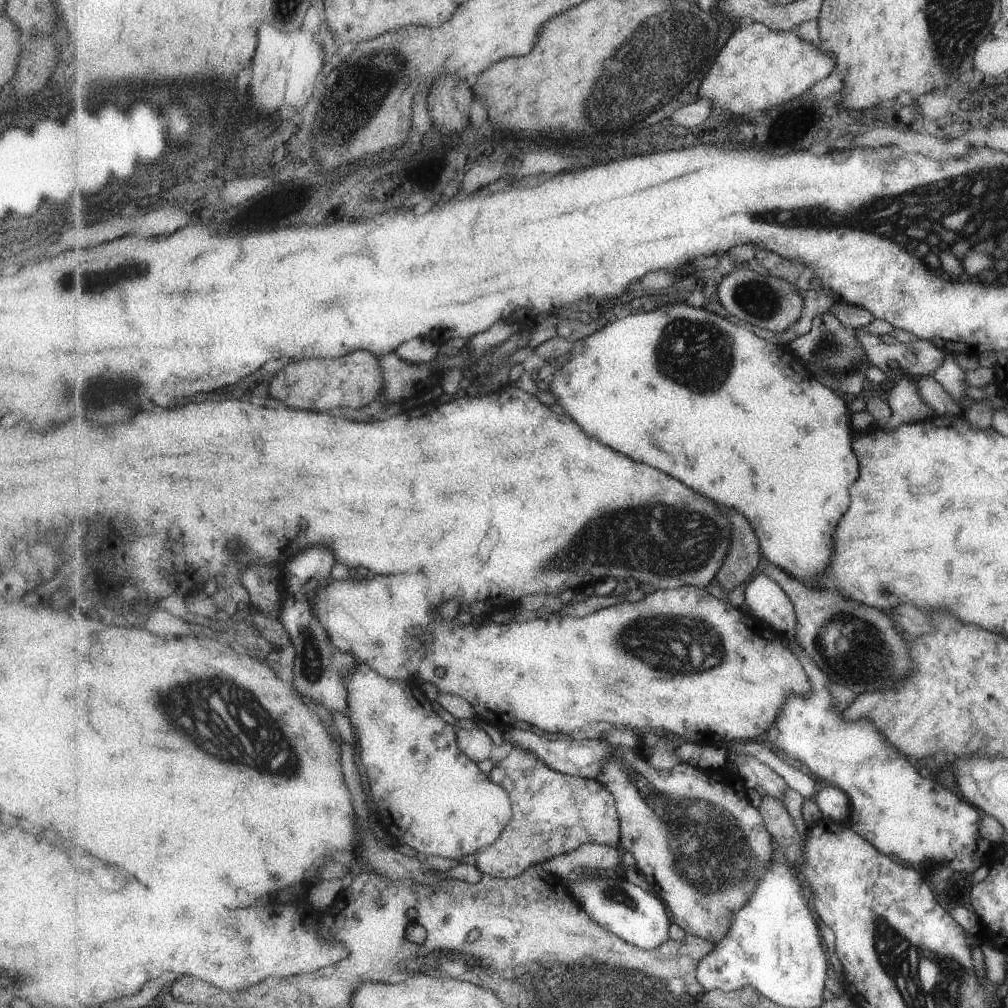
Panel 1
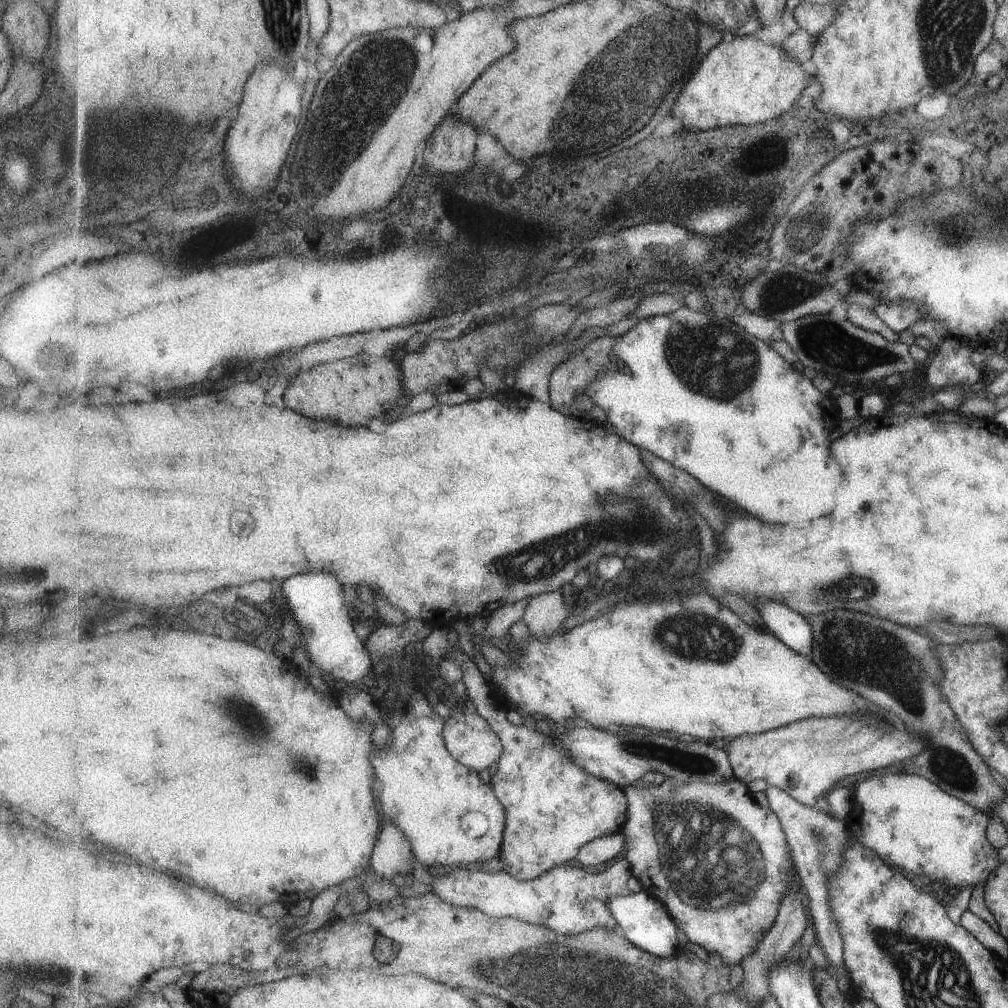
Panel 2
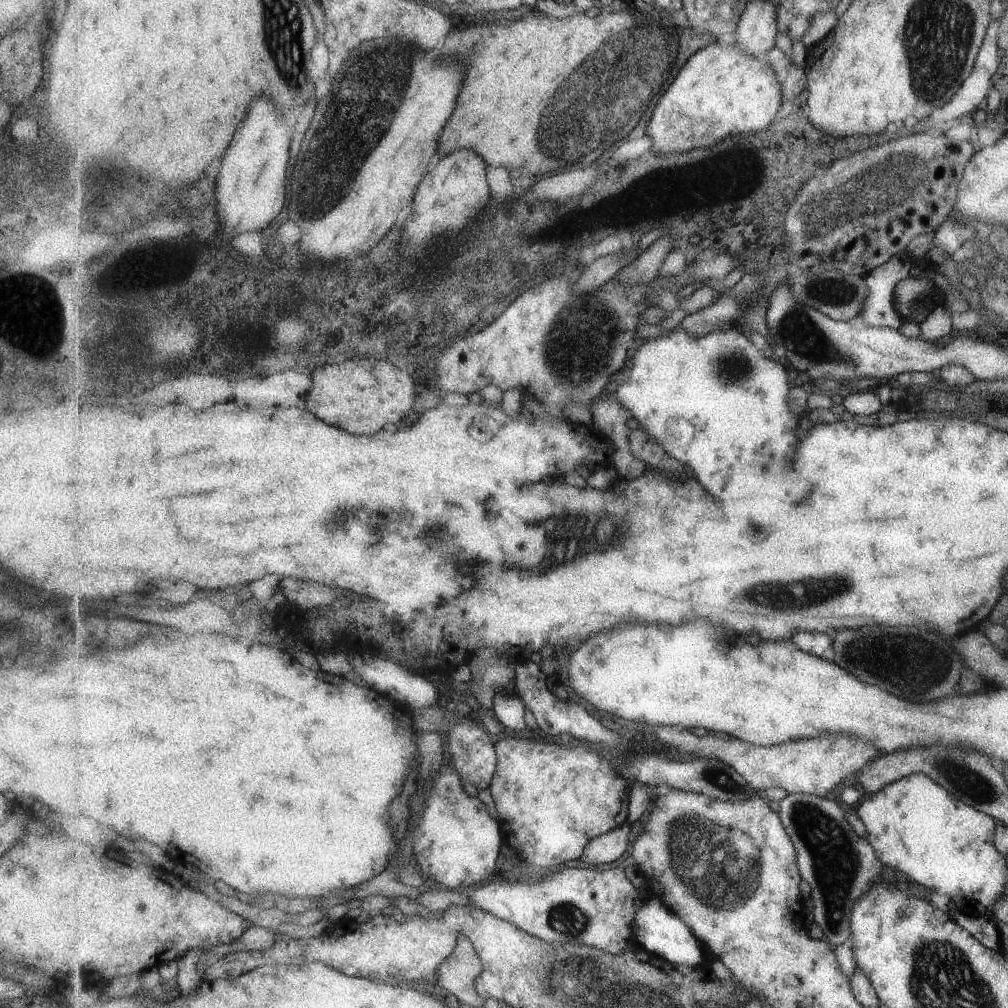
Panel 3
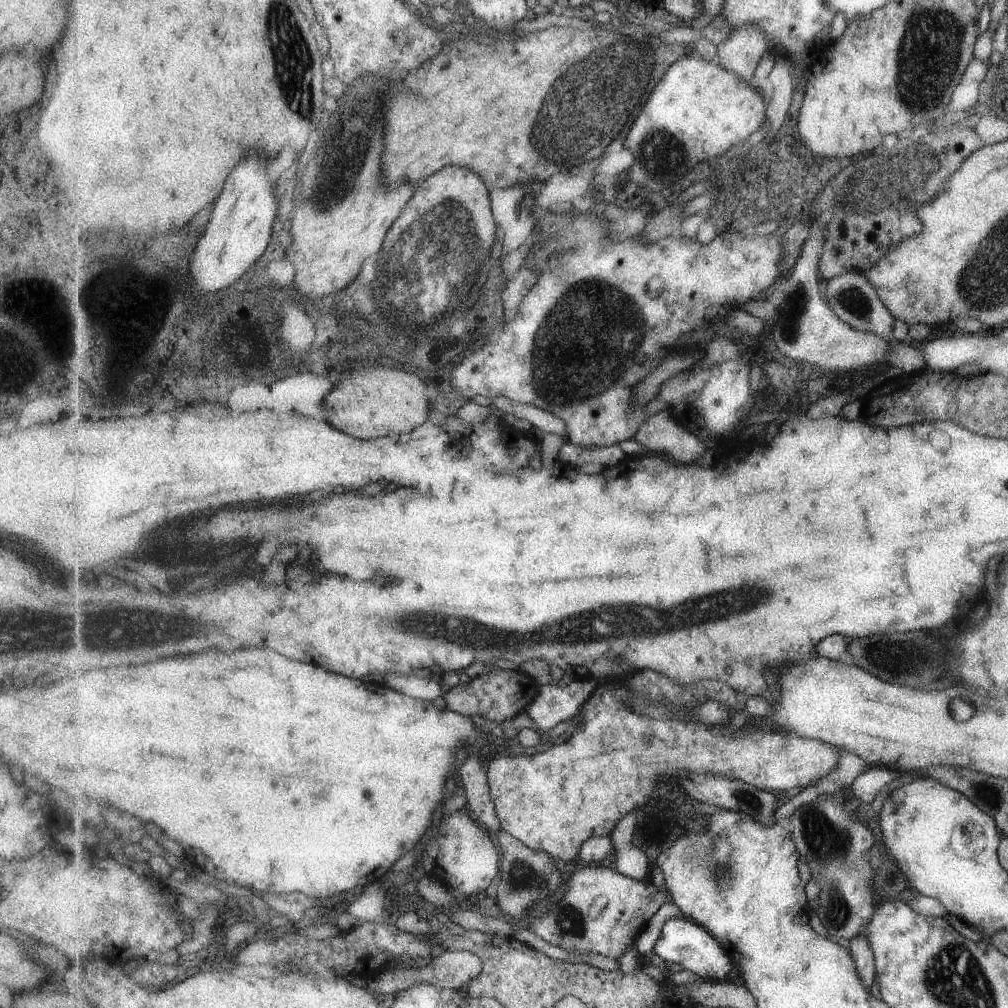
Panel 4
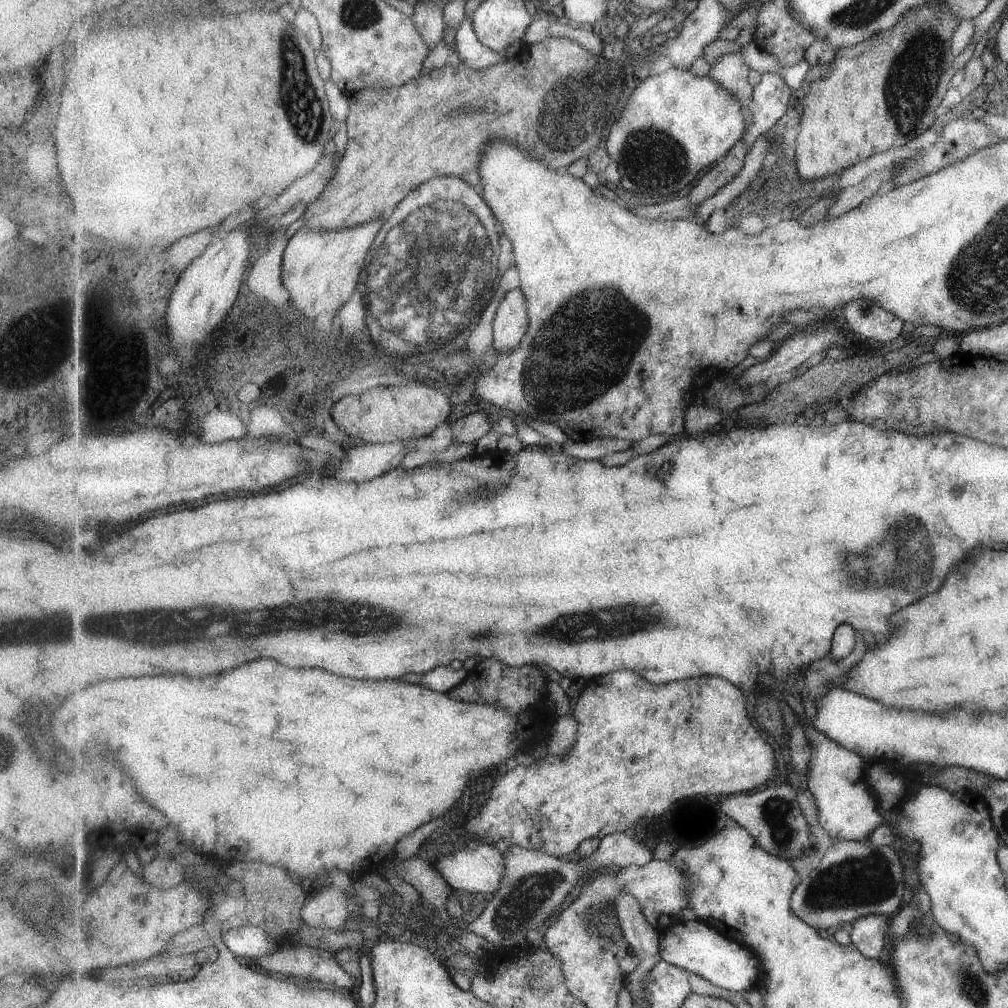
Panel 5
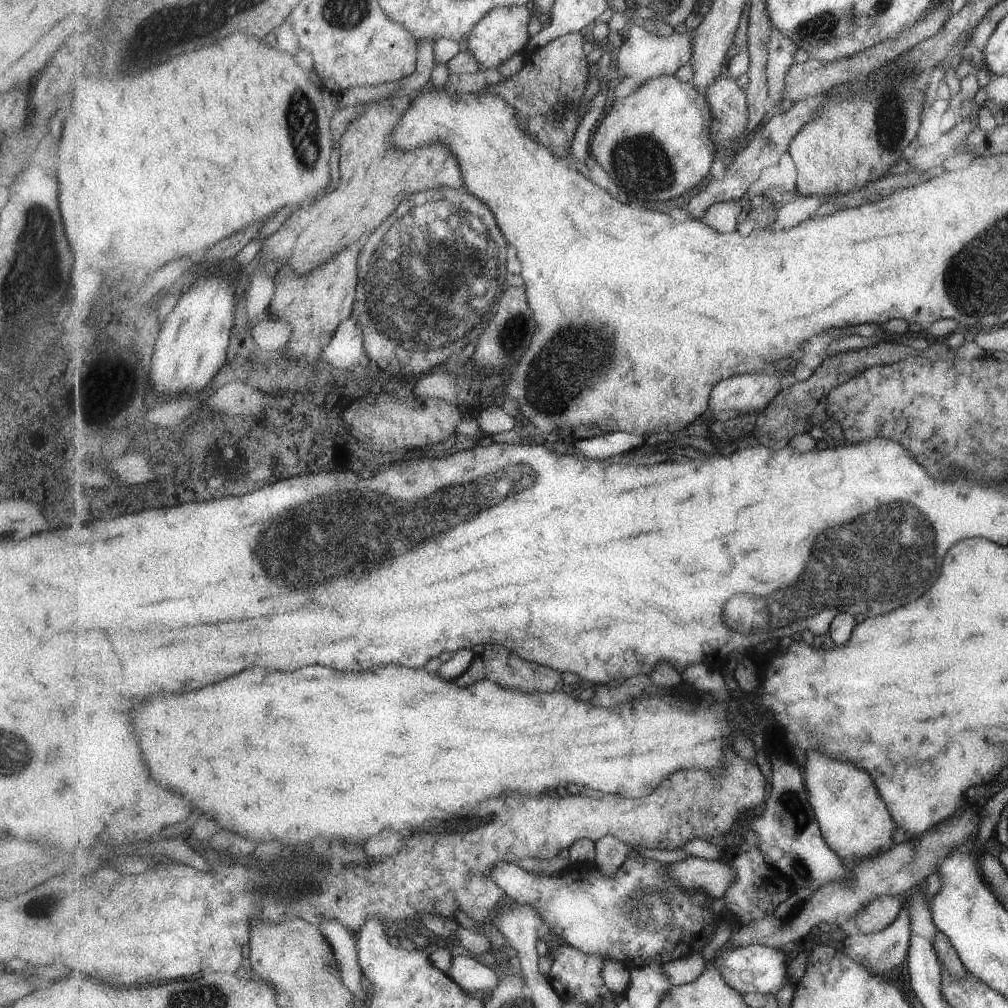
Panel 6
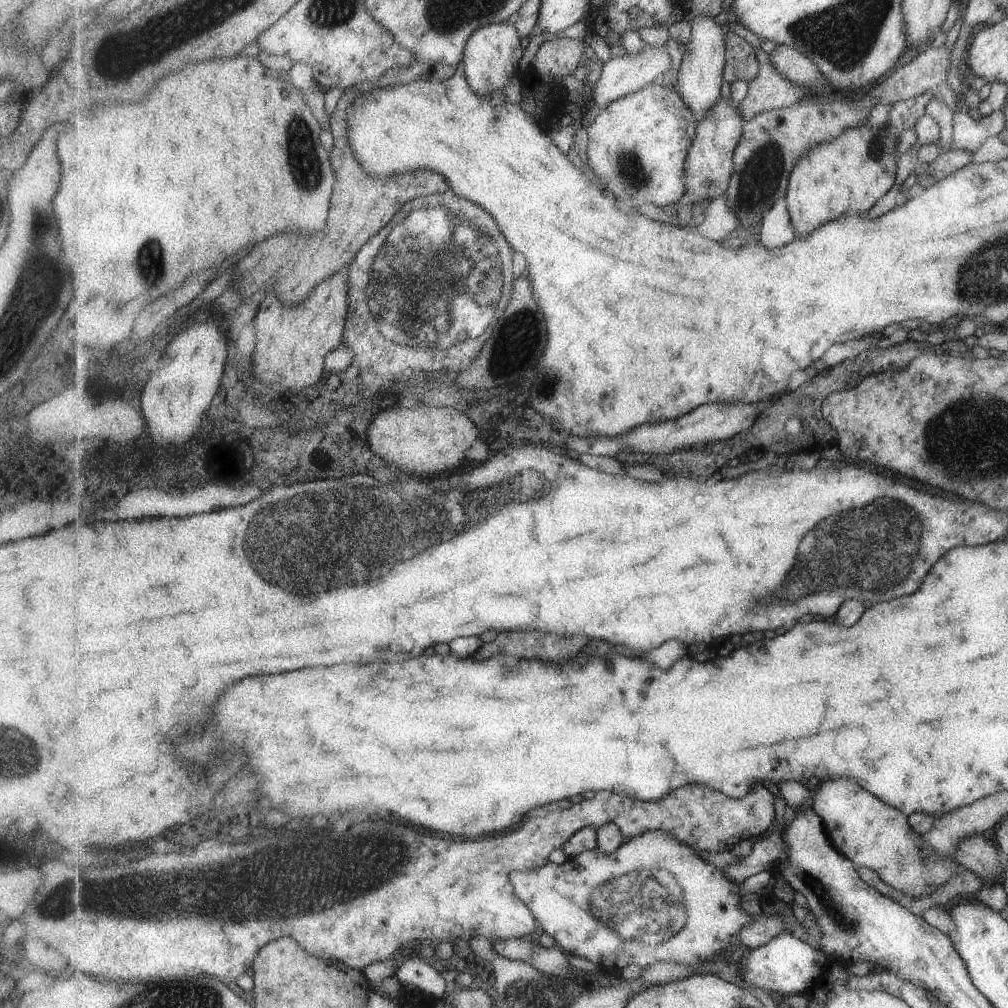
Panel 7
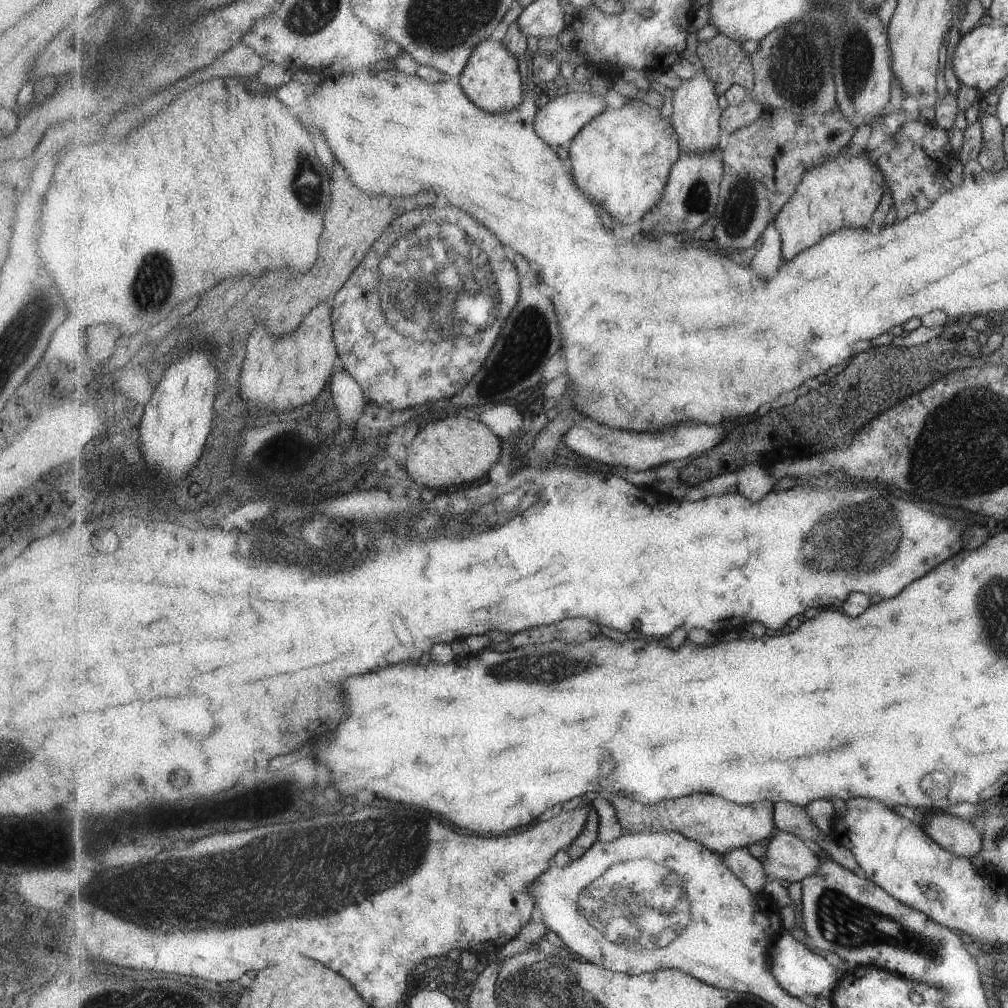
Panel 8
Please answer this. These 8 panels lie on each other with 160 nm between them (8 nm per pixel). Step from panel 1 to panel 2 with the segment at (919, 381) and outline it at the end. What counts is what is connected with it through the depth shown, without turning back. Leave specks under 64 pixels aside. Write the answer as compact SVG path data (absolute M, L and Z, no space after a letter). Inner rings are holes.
M947 337L940 344L935 357L931 358L925 370L925 378L933 388L940 390L953 384L955 380L979 380L982 373L973 348L961 339Z

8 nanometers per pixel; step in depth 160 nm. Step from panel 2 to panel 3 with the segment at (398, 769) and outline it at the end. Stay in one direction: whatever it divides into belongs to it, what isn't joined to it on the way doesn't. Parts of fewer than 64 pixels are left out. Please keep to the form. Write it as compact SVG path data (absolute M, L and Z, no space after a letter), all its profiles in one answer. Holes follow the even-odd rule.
M450 763L447 767L441 765L439 768L441 768L441 776L437 778L437 786L433 788L433 792L427 800L427 810L423 812L423 818L421 818L421 822L415 830L413 857L415 858L415 865L427 876L427 879L431 880L432 884L445 889L459 890L459 888L473 886L481 880L485 881L495 873L504 839L499 836L499 834L502 834L499 818L495 820L489 814L485 802L481 802L475 796L469 796L463 790L465 781L453 766L453 763Z

